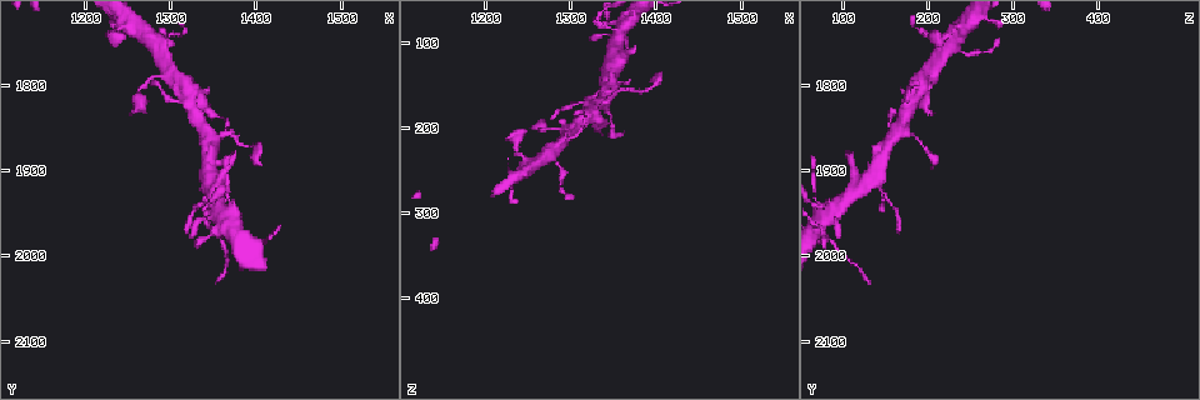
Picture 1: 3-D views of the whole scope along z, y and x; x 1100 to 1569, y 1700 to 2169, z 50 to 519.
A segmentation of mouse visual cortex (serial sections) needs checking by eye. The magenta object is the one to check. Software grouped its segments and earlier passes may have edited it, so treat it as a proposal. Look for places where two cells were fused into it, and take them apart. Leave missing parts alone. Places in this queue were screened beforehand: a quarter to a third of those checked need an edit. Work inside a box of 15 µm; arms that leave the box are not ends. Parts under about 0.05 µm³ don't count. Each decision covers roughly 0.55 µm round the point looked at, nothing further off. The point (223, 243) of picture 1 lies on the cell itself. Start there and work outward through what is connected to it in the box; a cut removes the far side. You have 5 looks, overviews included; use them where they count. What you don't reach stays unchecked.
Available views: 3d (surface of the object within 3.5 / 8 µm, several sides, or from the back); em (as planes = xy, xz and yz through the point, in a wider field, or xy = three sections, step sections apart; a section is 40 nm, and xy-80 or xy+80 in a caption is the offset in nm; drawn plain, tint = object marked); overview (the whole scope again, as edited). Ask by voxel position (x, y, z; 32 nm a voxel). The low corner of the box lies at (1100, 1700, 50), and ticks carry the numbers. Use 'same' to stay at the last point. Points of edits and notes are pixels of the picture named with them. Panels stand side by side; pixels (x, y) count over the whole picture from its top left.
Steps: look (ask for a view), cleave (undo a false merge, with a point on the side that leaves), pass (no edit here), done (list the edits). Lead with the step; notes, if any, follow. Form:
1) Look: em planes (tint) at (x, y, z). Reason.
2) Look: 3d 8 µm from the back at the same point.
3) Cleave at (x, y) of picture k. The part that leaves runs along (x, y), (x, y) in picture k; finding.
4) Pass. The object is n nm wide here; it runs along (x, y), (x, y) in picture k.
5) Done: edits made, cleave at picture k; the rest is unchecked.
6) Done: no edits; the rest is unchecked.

Look: 3d 3.5 µm at (1355, 1945, 90). Abrupt turn.

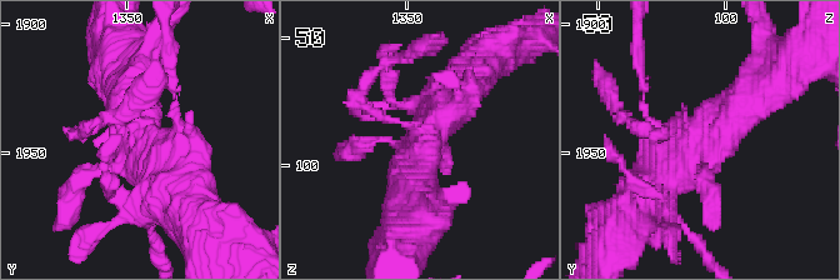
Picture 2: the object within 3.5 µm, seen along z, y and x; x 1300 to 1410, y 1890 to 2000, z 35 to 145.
Look: em xy step 2 (tint) at (1357, 1943, 90). Now the EM.

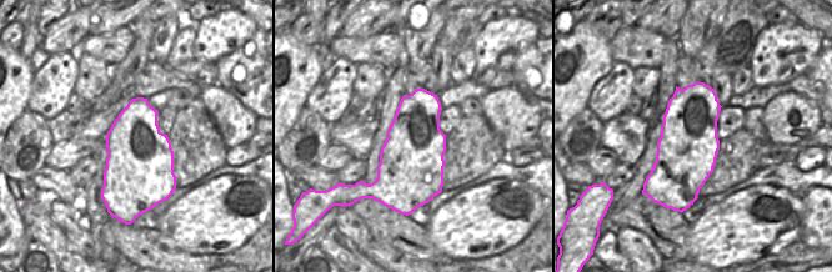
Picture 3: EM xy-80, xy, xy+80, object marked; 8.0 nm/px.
Pass. All the same cell.

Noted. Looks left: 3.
Look: em xy step 1 (tint) at (1350, 1870, 155). Three-way junction.

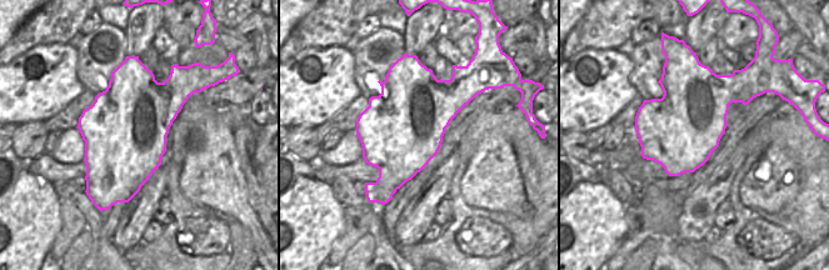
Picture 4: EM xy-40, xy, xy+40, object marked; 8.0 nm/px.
Look: 3d 3.5 µm at the same point. Wider look.

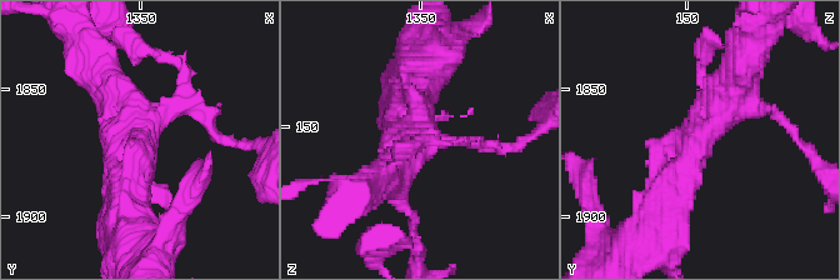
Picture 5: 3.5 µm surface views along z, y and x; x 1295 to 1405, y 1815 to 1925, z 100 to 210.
Pass. The object is 650 nm wide here; it runs along (666, 205), (689, 144), (740, 71) in picture 5; continuous, no second cell.

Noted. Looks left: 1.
Done: no edits; the rest is unchecked.

